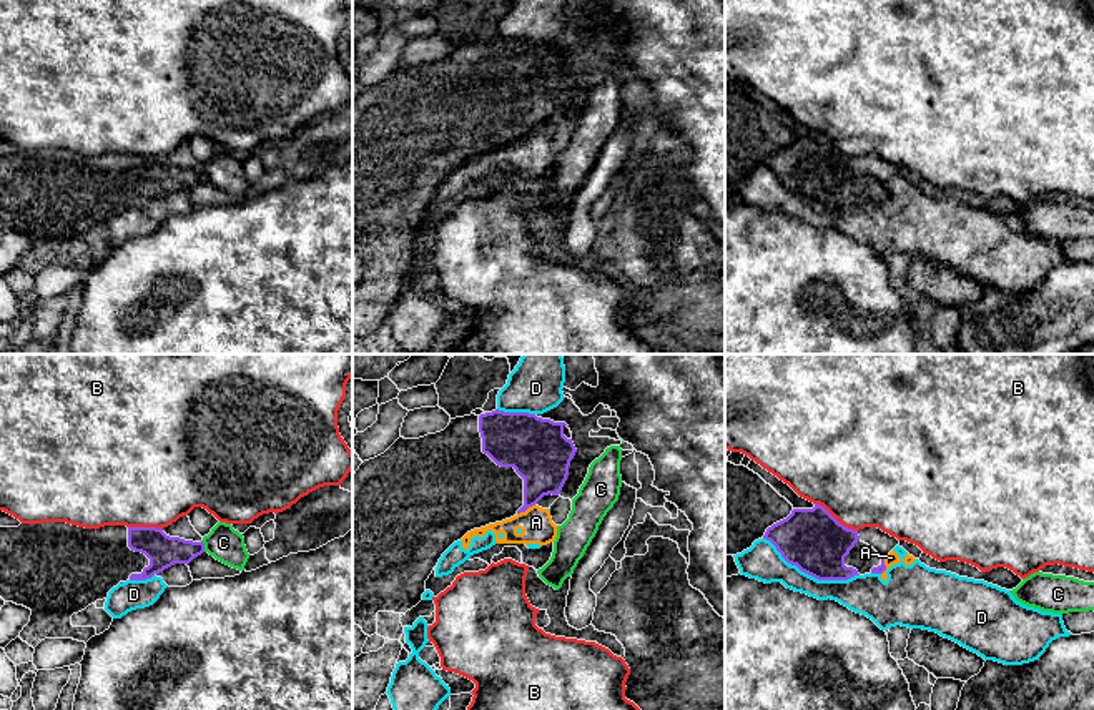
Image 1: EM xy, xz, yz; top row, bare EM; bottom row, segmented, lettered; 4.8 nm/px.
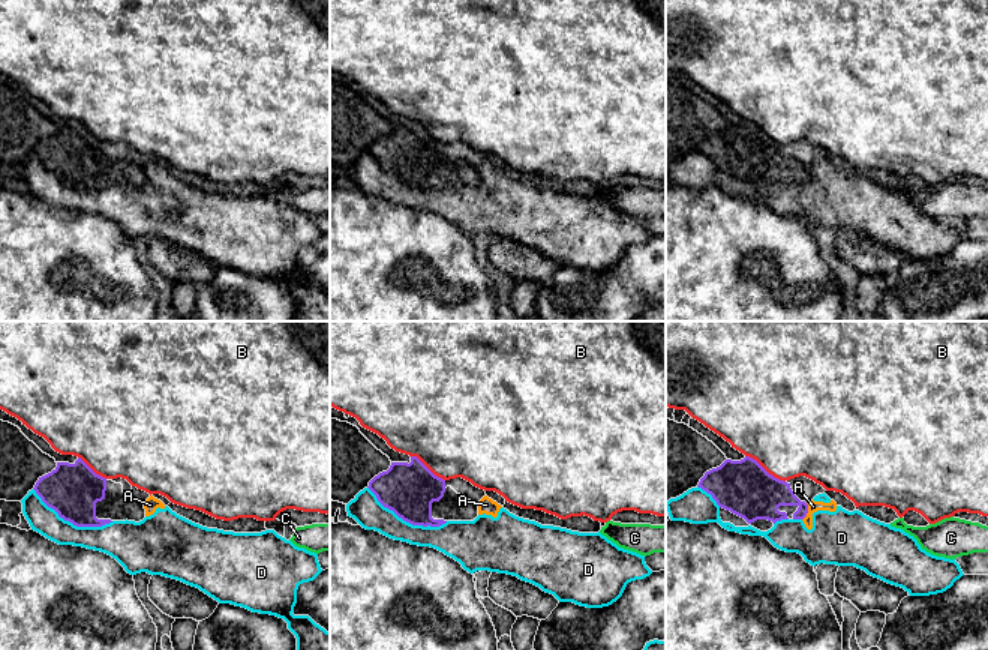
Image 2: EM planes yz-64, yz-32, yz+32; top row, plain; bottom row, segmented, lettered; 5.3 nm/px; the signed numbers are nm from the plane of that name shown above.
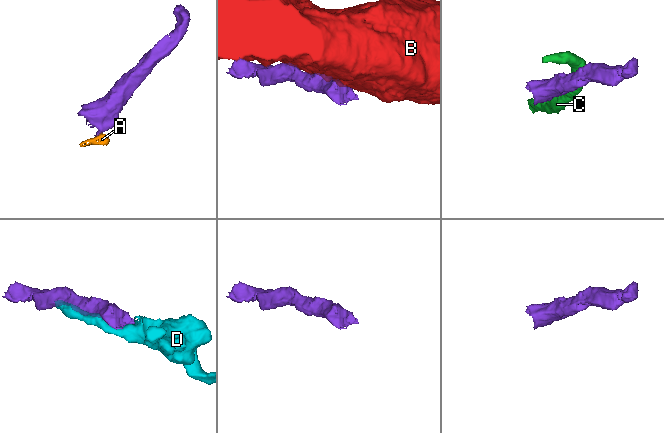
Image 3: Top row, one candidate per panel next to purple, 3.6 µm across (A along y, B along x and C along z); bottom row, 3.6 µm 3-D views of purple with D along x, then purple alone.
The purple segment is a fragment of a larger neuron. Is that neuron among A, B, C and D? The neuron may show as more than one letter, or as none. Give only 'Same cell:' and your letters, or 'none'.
Same cell: none

